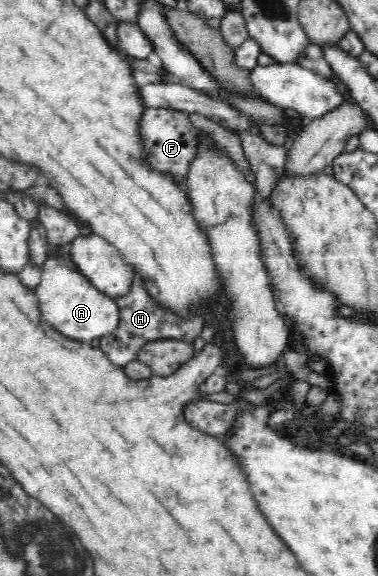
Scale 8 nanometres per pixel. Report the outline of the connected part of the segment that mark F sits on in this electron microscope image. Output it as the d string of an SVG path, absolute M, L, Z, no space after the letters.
M145 108L138 132L144 144L144 162L152 170L170 174L176 183L186 182L189 163L195 155L195 127L188 114L174 108Z

